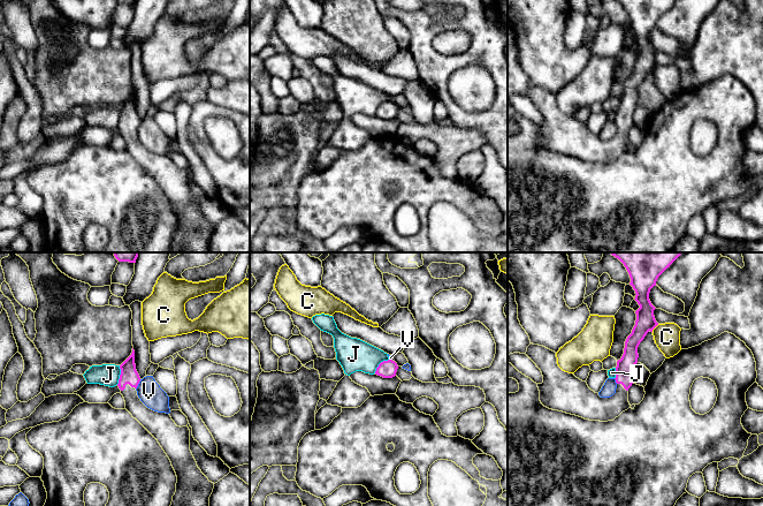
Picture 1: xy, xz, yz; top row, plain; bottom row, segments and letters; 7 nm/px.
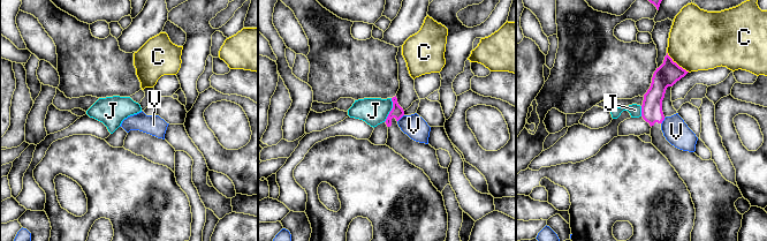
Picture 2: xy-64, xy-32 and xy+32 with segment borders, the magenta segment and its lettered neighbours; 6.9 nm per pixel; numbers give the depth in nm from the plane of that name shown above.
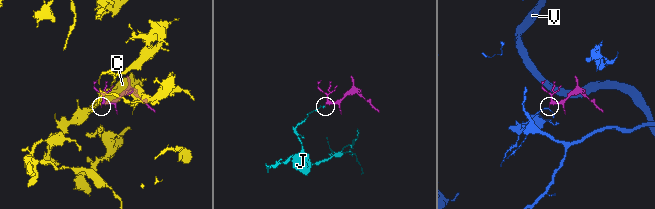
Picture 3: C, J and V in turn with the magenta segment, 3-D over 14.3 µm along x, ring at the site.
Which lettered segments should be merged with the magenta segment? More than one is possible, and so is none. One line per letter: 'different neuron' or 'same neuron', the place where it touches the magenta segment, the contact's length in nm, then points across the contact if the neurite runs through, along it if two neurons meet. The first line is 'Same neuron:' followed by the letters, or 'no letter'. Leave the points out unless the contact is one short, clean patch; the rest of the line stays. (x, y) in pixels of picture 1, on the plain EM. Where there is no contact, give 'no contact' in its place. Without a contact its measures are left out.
Same neuron: no letter
C: different neuron; contact yz (655, 68); length 80 nm
J: different neuron; contact xy (120, 116); length 140 nm; border xy (120, 107), (120, 120), (116, 126)
V: different neuron; contact xy (138, 125); length 80 nm; border xy (140, 121), (136, 130)

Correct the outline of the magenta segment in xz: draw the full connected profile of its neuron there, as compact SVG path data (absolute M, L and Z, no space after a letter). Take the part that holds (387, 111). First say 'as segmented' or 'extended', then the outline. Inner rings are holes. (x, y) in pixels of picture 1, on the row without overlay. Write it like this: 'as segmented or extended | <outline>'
as segmented | M383 103L376 109L375 116L381 118L383 120L392 120L396 118L397 111L398 107L395 103Z

